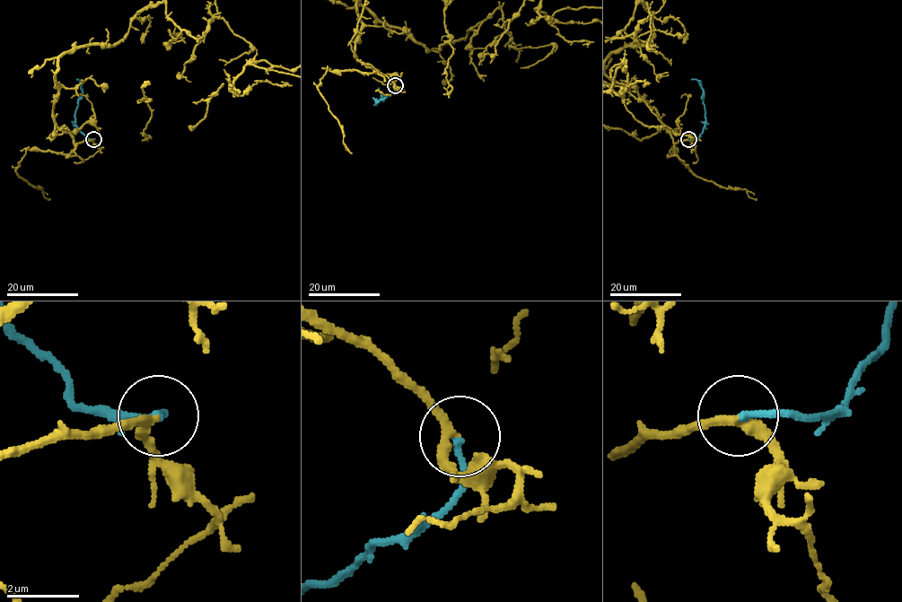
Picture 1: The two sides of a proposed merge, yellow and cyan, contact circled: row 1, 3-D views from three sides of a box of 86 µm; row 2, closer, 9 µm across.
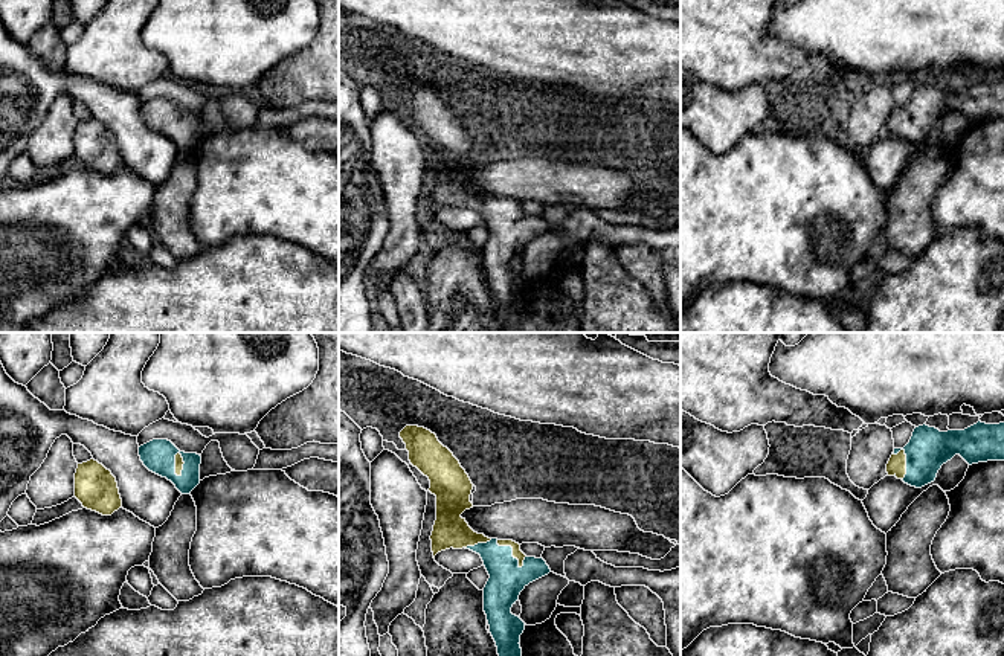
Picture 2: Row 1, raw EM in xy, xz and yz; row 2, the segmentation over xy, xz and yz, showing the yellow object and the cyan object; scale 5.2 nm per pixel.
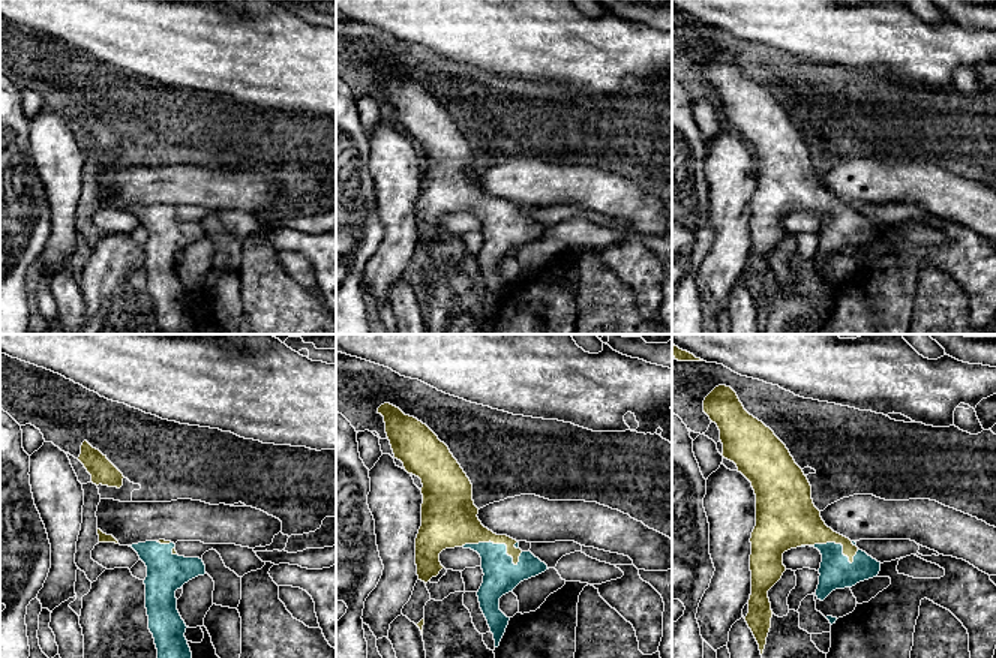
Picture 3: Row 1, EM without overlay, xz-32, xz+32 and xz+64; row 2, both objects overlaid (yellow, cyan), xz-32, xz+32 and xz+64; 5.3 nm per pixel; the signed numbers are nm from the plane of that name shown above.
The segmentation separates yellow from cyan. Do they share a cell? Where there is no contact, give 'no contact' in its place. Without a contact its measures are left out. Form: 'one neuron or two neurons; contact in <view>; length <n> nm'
one neuron; contact in xz; length 200 nm

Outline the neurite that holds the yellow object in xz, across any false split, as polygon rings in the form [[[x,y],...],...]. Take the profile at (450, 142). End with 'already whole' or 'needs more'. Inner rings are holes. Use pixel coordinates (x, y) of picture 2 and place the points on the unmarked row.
[[[406,84],[400,96],[409,119],[430,139],[436,154],[436,178],[430,194],[433,217],[446,207],[470,207],[481,214],[490,233],[484,246],[484,270],[505,328],[520,328],[520,293],[525,281],[511,272],[520,250],[551,230],[540,215],[526,215],[513,198],[488,197],[475,191],[461,172],[473,166],[473,142],[453,111],[435,92],[424,85]]]; needs more

